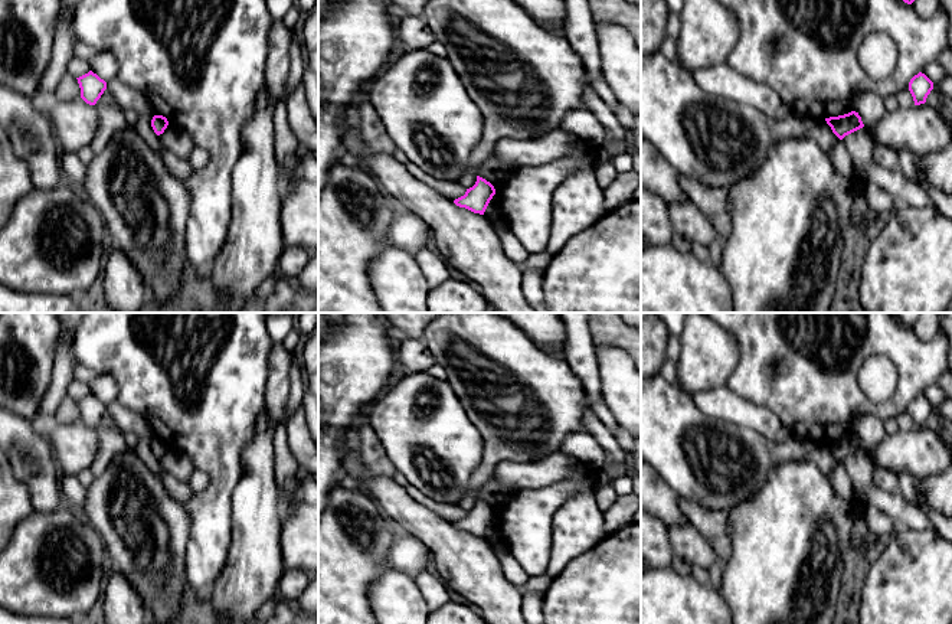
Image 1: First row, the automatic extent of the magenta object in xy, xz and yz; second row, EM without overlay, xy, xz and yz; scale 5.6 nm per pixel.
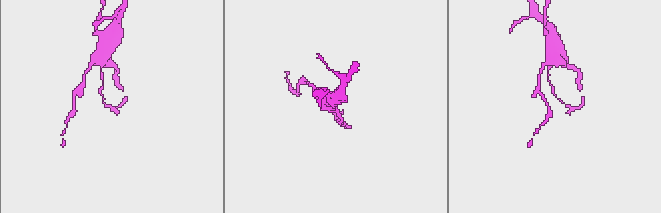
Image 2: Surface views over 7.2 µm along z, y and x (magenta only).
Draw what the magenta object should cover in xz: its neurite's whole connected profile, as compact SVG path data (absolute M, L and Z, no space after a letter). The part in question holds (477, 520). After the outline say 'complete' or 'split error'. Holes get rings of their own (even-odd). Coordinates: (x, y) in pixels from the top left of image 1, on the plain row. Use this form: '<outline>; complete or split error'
M477 499L475 507L467 512L465 517L455 522L454 526L474 536L484 538L494 517L495 517L494 509L485 502Z; complete

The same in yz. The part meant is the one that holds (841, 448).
M856 434L838 440L825 441L825 444L840 463L864 450L861 440Z; complete

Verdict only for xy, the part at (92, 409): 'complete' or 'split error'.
complete

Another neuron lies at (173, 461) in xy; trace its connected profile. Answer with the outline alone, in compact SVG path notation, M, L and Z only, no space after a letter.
M169 445L163 457L158 458L161 470L171 474L174 478L187 483L196 467L186 455Z

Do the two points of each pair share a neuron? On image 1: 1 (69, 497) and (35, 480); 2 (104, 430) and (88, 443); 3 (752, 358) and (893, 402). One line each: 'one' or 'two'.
1: two
2: two
3: one

